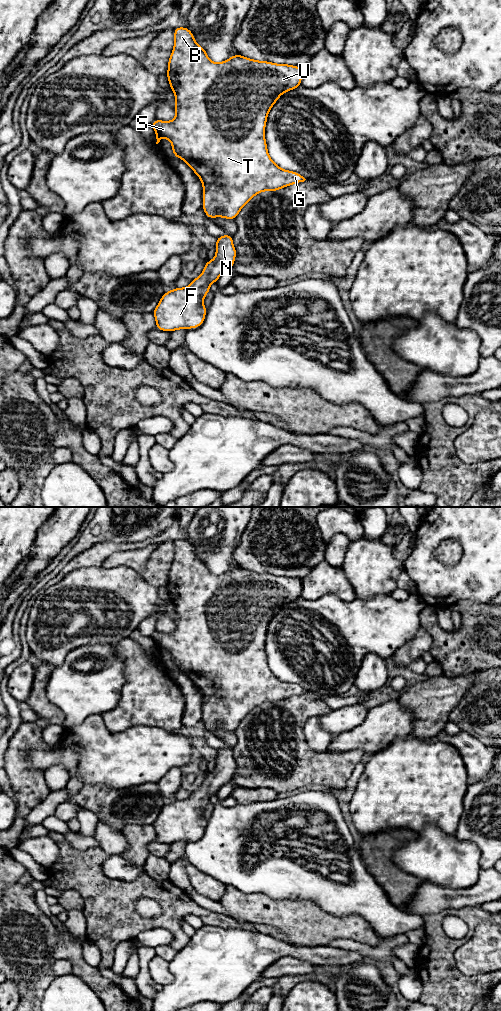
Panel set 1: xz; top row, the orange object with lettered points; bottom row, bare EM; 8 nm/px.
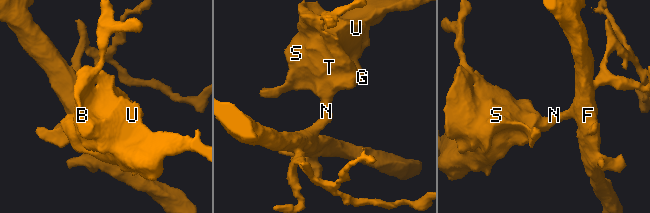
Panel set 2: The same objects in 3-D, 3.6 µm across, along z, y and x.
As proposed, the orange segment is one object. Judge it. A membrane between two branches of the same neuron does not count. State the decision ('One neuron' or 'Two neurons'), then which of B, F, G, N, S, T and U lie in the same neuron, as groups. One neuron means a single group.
One neuron. Groups: B F G N S T U

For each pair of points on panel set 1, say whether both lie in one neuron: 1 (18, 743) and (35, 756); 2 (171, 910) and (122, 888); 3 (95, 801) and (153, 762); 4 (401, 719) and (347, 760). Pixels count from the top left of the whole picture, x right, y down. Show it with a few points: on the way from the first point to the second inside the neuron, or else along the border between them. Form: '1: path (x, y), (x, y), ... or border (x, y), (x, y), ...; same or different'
1: border (48, 746), (28, 751), (30, 770); different
2: path (161, 897), (153, 889), (135, 889); same
3: border (90, 785), (105, 785), (114, 788), (136, 786); different
4: border (337, 753), (361, 750), (364, 760); different

